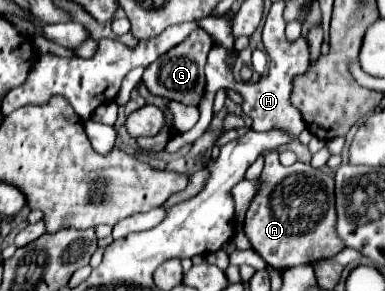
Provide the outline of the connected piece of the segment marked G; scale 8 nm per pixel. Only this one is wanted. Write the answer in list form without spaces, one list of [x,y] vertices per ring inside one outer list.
[[[195,29],[183,43],[175,45],[169,49],[165,55],[161,55],[157,61],[153,61],[145,73],[143,73],[143,85],[151,95],[169,99],[169,101],[179,101],[183,105],[199,105],[205,93],[205,63],[207,63],[207,53],[213,47],[213,39],[207,31]]]

